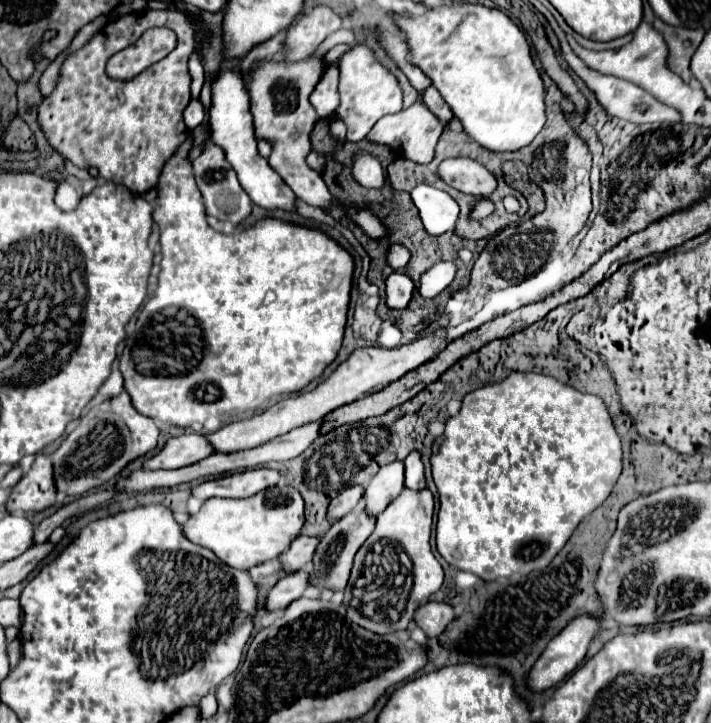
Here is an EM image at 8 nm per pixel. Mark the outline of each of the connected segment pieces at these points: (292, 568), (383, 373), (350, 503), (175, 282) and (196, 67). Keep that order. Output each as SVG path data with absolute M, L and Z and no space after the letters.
M297 536L291 546L277 558L281 562L281 572L283 574L293 574L301 568L305 568L309 564L309 560L313 558L317 546L317 538L309 538L309 536Z
M439 330L435 336L421 338L421 340L415 340L411 344L391 348L391 350L375 348L375 346L359 348L317 388L313 388L309 392L303 392L299 396L291 396L289 400L277 402L275 406L271 406L269 410L265 410L263 414L257 414L253 418L231 422L231 424L227 424L225 428L221 428L213 434L205 434L205 438L211 444L213 452L223 452L223 454L257 448L259 444L265 444L265 442L269 442L277 436L283 436L285 432L291 432L293 428L301 428L305 424L321 420L325 414L339 408L341 404L349 404L349 402L359 400L361 396L365 396L369 392L377 392L381 388L393 384L395 380L399 380L401 376L411 372L413 368L419 368L421 364L425 364L433 356L437 356L437 352L441 352L443 346L445 346L445 338L447 338L447 332Z
M353 486L353 488L343 490L337 498L331 500L327 508L327 520L343 518L347 512L351 512L359 504L361 496L363 496L363 486Z
M191 138L185 140L185 144L177 150L177 156L165 164L159 180L159 196L157 196L157 210L155 210L155 222L161 228L161 272L159 272L159 284L151 300L145 304L145 310L139 314L135 332L127 338L127 346L119 358L119 370L125 378L125 390L129 392L133 406L139 414L149 416L153 420L169 422L175 426L189 426L191 422L205 424L207 418L229 418L243 414L247 410L257 410L265 400L271 396L285 396L293 392L301 392L307 384L311 384L315 378L319 378L325 368L337 358L337 352L341 348L345 324L347 324L347 308L349 308L349 298L351 298L351 286L353 286L353 270L355 262L353 256L331 236L327 236L323 230L317 228L305 228L293 222L285 222L279 218L263 218L259 220L253 228L245 232L237 232L231 236L215 232L207 220L205 220L205 210L203 210L203 200L201 194L195 186L191 162L187 160L191 148Z
M195 50L189 58L189 72L191 72L191 78L193 78L191 96L197 100L199 92L201 92L201 86L203 86L203 66L201 66L201 52L199 50Z

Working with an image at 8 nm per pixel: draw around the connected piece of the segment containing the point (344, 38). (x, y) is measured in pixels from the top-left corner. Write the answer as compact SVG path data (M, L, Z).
M342 28L327 37L314 51L312 56L323 57L331 48L337 44L348 44L354 46L354 30L351 28Z

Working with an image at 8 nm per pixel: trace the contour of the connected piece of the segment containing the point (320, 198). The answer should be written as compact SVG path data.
M305 58L301 64L285 64L285 62L263 62L249 80L249 96L251 96L251 114L255 122L257 138L263 138L273 144L269 166L283 178L283 182L293 190L297 198L317 208L331 208L337 200L327 190L323 178L307 168L305 156L311 150L311 132L319 120L315 108L309 104L309 94L313 92L319 76L323 72L325 60Z

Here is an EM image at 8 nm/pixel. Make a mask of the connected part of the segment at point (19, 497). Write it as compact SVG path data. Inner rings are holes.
M35 454L31 470L13 486L7 512L41 512L55 504L57 488L53 478L51 454Z

